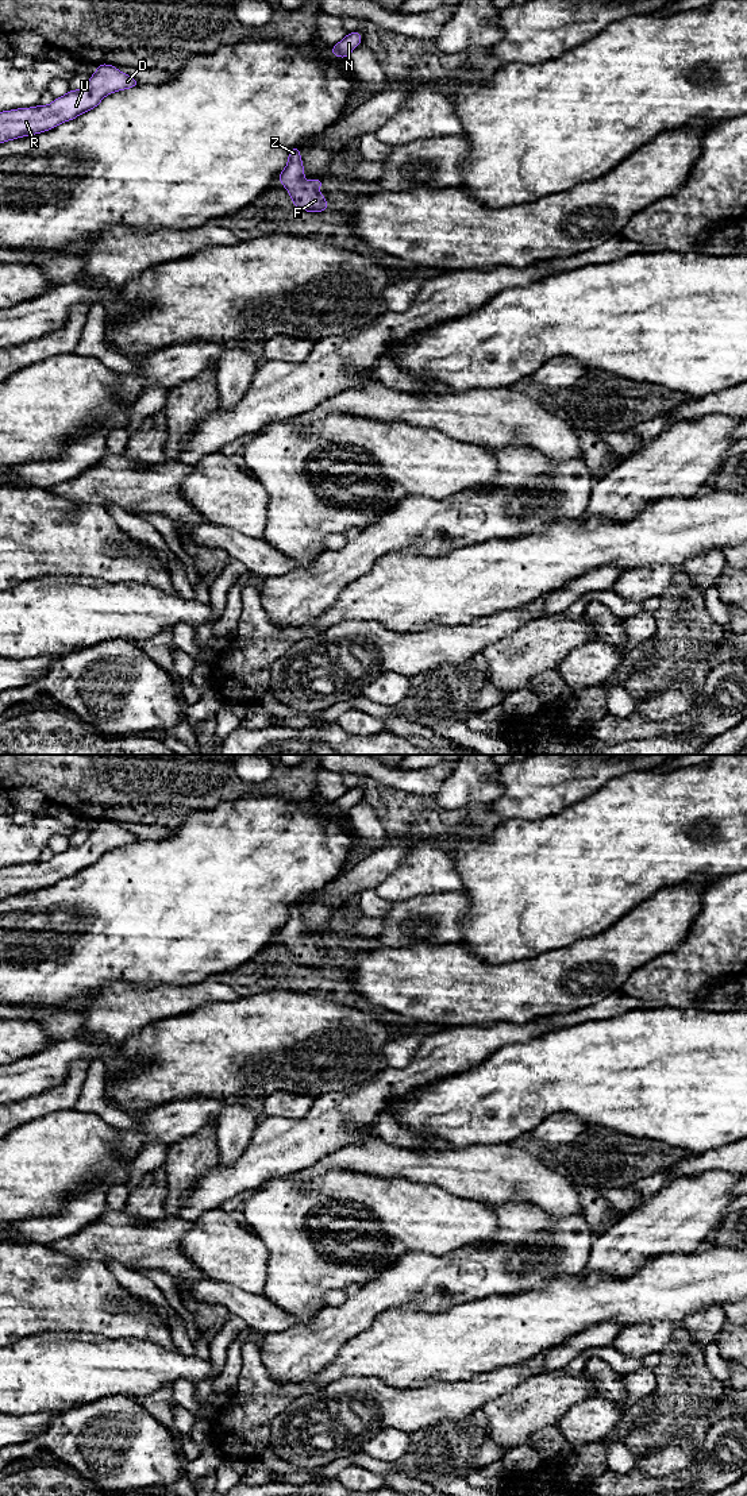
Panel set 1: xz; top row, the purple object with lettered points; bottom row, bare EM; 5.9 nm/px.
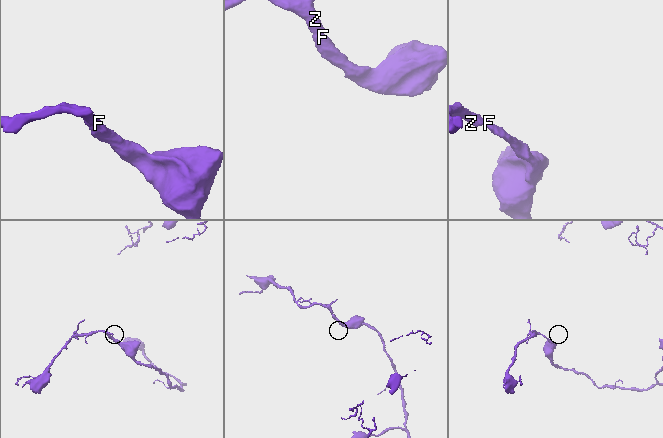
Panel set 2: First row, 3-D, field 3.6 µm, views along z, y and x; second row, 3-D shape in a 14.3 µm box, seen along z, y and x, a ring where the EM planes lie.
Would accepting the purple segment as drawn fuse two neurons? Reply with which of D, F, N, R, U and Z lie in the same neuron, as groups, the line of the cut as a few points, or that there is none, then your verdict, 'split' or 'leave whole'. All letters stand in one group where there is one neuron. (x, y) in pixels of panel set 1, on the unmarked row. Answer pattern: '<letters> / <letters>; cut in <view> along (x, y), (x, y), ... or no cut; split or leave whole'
D F N R U Z; no cut; leave whole

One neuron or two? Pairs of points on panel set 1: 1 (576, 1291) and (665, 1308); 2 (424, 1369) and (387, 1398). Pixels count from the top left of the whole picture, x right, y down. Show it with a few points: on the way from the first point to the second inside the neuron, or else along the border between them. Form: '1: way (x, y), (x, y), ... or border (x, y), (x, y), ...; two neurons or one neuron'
1: way (597, 1298), (643, 1298); one neuron
2: border (370, 1376), (400, 1388), (420, 1388), (431, 1384); two neurons

